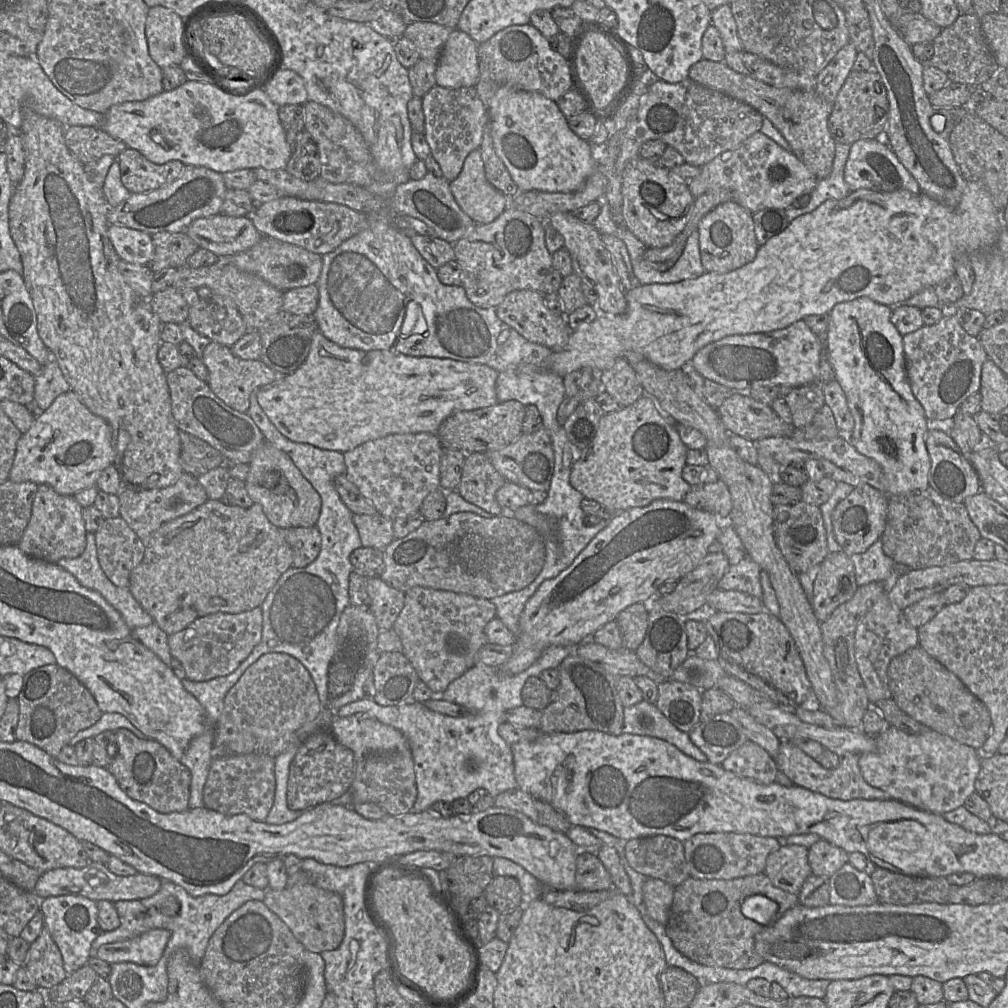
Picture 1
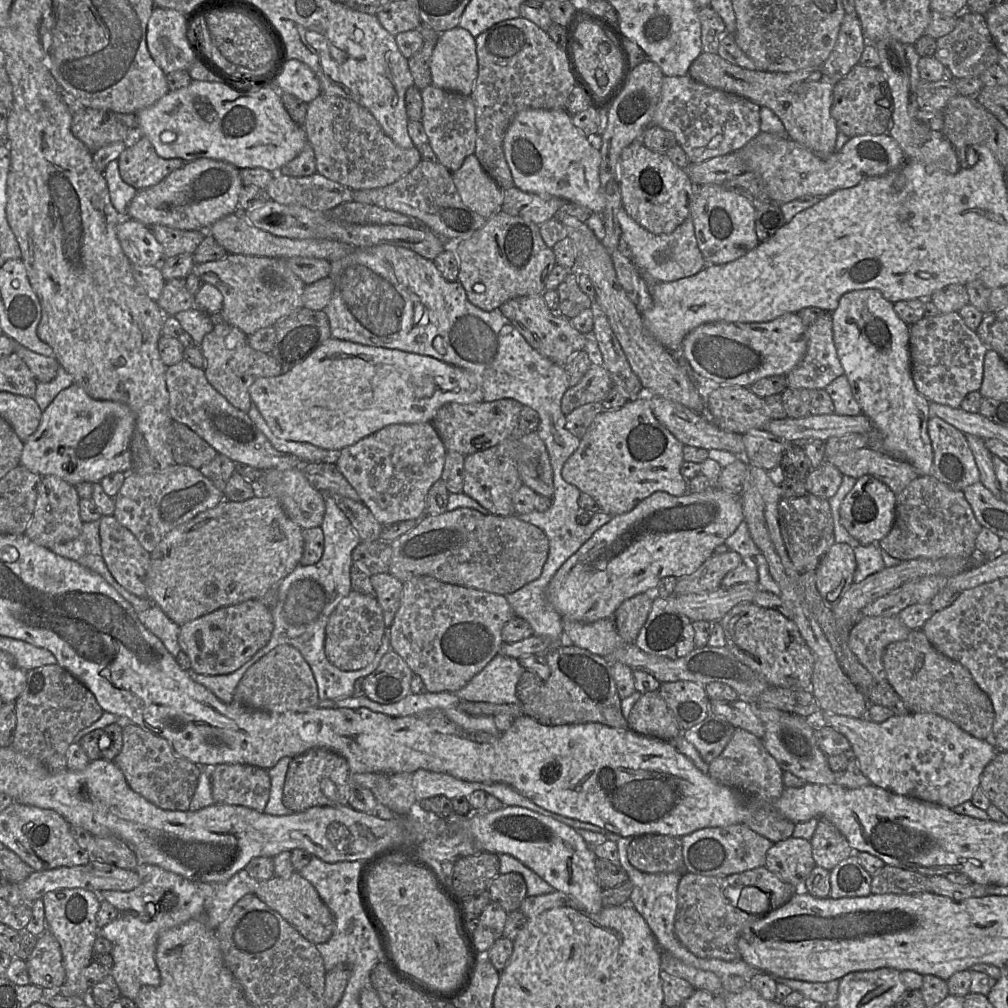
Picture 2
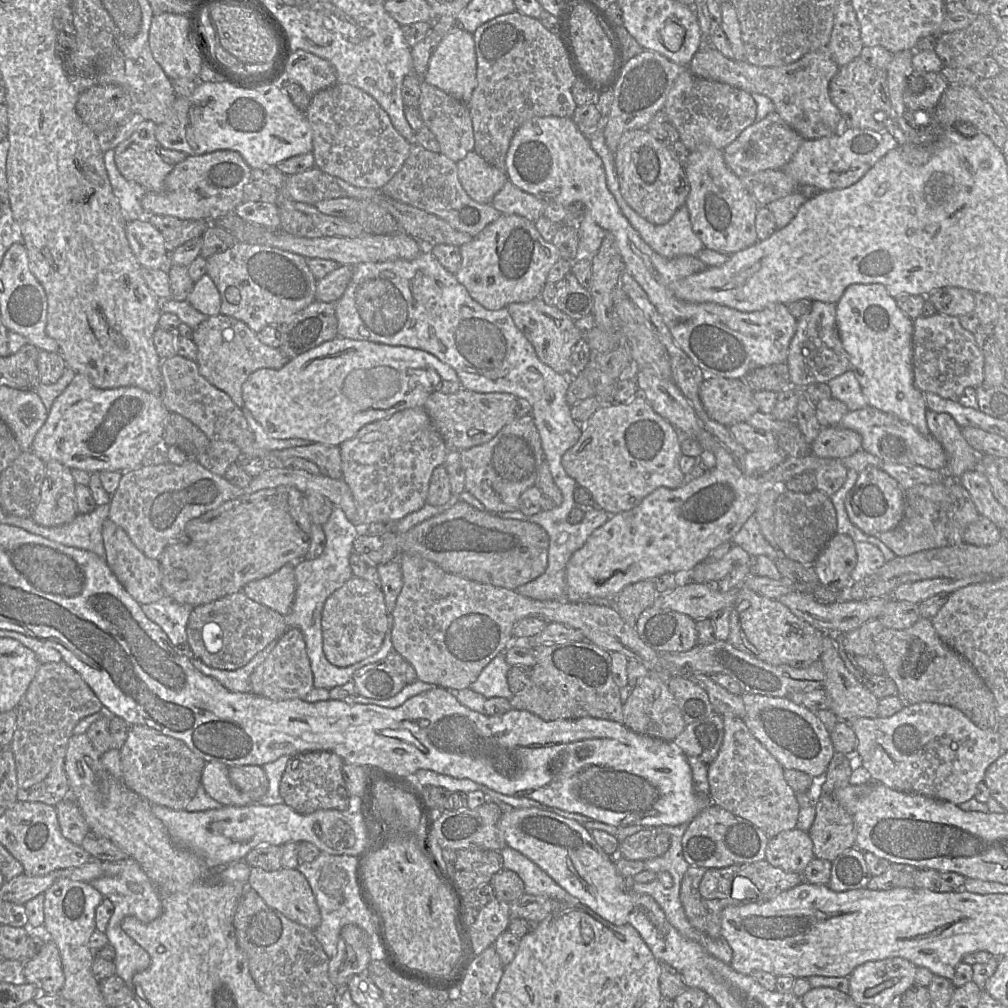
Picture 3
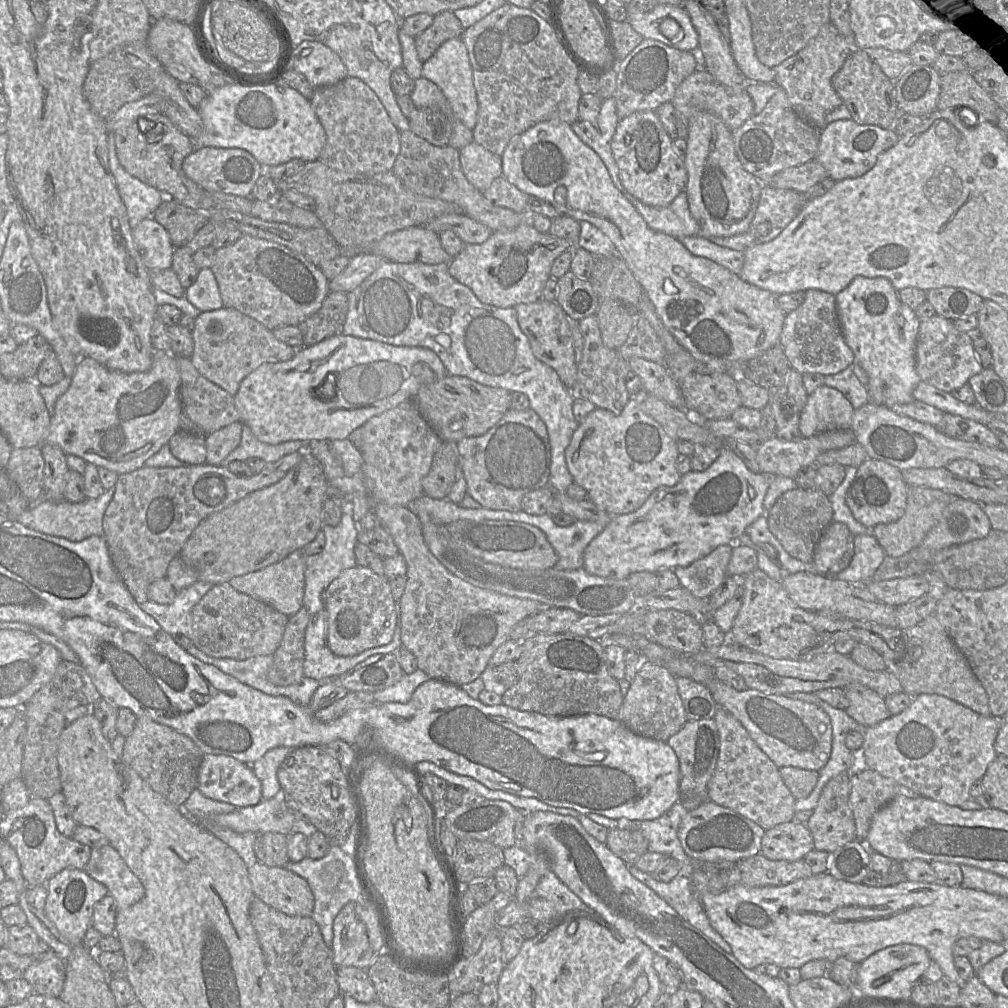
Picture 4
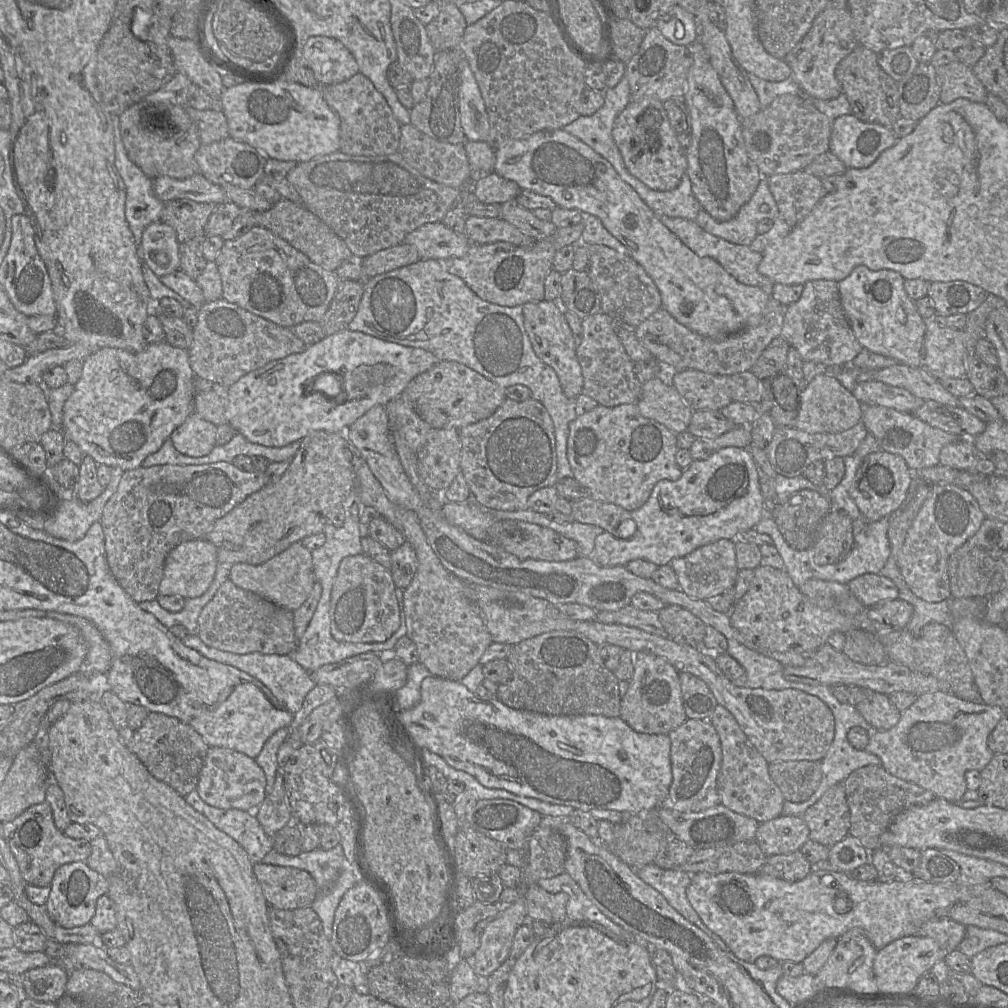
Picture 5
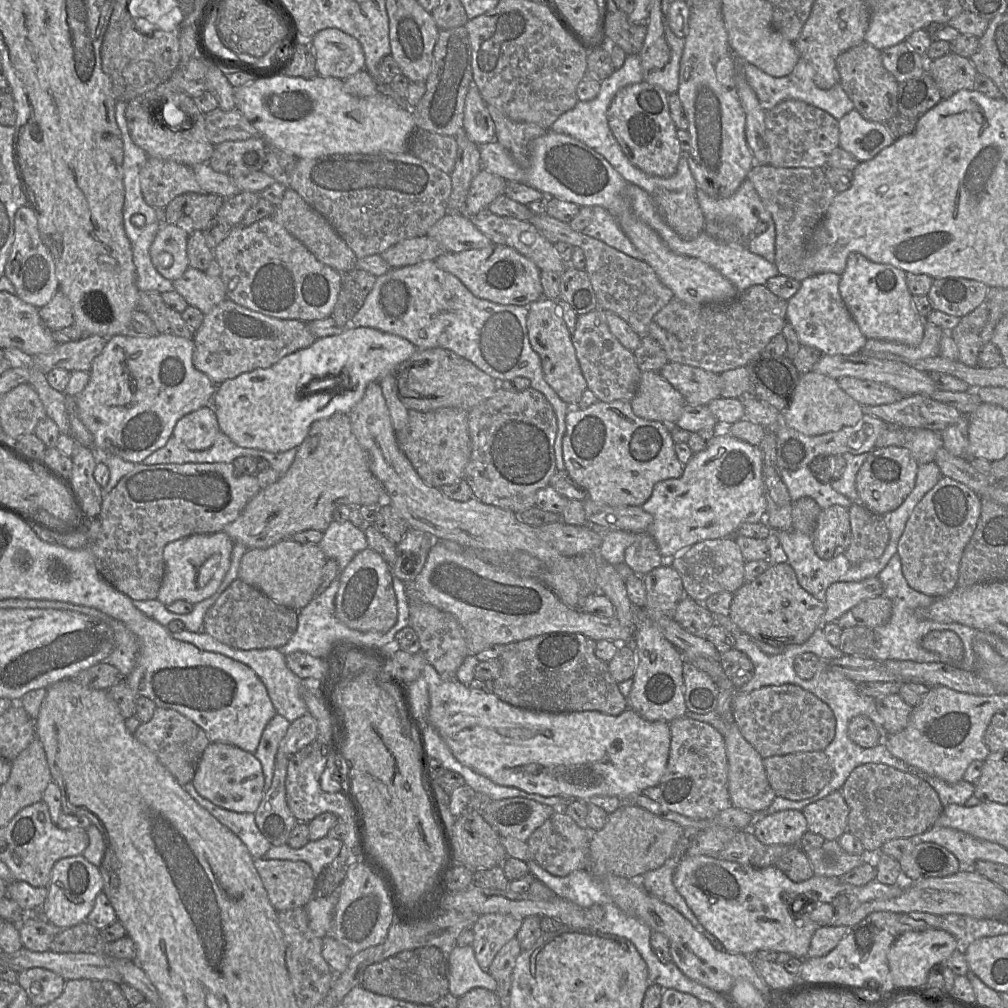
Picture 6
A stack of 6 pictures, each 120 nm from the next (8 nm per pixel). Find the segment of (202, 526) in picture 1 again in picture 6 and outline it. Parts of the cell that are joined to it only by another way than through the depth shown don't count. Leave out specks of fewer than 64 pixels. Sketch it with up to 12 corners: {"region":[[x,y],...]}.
{"region":[[348,414],[317,420],[288,471],[223,529],[247,549],[385,501]]}

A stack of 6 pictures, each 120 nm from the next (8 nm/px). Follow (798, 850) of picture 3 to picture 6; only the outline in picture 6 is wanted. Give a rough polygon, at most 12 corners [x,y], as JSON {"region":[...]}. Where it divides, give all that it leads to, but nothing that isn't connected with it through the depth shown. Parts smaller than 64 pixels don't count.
{"region":[[788,809],[758,817],[763,844],[799,845],[808,823]]}

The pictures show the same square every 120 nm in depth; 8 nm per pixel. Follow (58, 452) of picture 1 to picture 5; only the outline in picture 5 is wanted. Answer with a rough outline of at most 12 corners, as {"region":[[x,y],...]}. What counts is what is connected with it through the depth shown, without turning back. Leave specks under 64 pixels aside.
{"region":[[94,350],[62,431],[128,471],[194,412],[188,350]]}

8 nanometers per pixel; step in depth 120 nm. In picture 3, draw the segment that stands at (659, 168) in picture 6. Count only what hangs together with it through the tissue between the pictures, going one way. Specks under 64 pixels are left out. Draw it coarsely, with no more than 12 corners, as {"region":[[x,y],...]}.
{"region":[[647,129],[614,155],[620,192],[663,225],[686,204],[684,165]]}

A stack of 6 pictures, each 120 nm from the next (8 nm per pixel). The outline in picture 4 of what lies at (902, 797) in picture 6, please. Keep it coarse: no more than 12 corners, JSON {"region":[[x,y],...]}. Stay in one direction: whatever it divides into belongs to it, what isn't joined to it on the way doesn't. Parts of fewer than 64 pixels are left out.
{"region":[[869,768],[850,777],[856,840],[897,796],[918,795]]}

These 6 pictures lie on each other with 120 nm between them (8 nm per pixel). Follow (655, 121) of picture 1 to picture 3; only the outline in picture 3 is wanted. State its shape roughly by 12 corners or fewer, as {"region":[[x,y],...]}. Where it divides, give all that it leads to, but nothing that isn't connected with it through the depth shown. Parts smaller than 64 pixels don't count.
{"region":[[675,80],[662,110],[692,152],[726,148],[756,122],[745,90]]}

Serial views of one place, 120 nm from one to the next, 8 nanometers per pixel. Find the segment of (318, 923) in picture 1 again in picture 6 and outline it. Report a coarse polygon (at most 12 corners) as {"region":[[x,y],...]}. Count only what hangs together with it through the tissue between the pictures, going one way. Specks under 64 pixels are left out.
{"region":[[260,858],[254,866],[277,912],[304,907],[308,863]]}

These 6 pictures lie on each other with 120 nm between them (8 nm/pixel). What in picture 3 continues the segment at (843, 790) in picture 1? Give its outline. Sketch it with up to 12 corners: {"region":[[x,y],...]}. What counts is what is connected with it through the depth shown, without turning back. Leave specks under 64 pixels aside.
{"region":[[743,693],[746,726],[784,769],[826,774],[829,730],[787,697]]}

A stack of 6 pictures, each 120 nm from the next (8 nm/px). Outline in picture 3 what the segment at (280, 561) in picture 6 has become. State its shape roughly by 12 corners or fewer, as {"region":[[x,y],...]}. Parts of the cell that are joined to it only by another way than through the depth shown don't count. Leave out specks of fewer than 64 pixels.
{"region":[[294,564],[246,584],[242,593],[282,616],[296,591]]}

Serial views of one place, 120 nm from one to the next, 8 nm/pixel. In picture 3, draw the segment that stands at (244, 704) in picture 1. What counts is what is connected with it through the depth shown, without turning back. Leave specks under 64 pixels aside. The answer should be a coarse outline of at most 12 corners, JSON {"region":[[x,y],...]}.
{"region":[[289,627],[252,672],[251,693],[304,699],[314,688],[305,640]]}

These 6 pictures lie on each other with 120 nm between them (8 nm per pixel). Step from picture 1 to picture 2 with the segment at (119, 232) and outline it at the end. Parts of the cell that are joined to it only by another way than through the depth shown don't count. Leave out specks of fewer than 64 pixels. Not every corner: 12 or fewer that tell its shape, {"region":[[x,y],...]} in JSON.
{"region":[[122,218],[117,237],[132,265],[159,266],[163,248],[145,224]]}

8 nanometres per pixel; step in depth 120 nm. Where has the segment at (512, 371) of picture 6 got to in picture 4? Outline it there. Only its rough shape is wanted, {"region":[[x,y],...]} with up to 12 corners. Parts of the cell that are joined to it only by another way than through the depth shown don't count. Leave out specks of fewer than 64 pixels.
{"region":[[385,261],[347,294],[342,334],[429,348],[450,375],[527,395],[574,482],[574,395],[515,308],[448,263]]}

